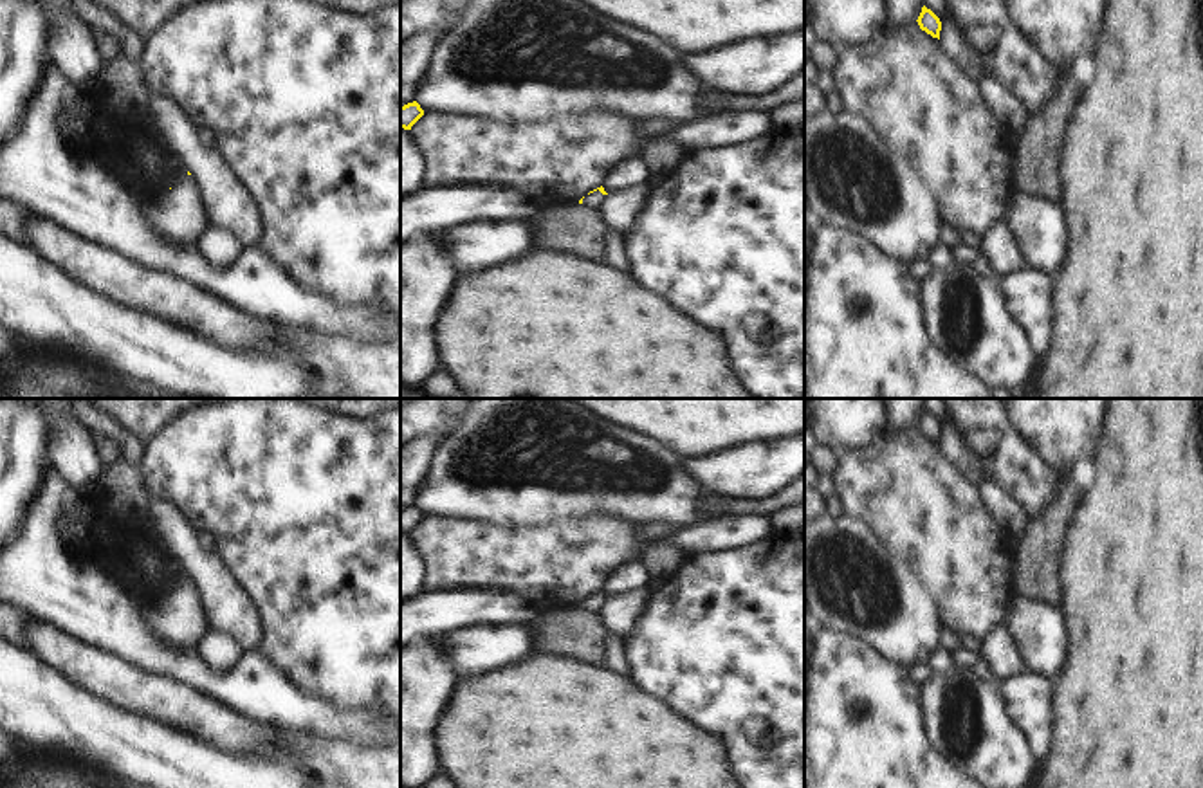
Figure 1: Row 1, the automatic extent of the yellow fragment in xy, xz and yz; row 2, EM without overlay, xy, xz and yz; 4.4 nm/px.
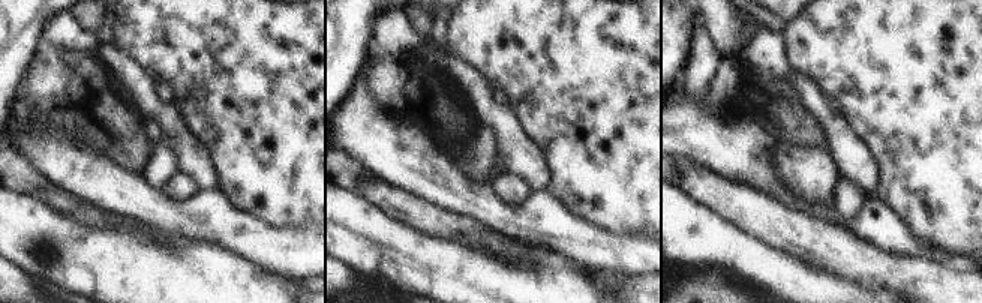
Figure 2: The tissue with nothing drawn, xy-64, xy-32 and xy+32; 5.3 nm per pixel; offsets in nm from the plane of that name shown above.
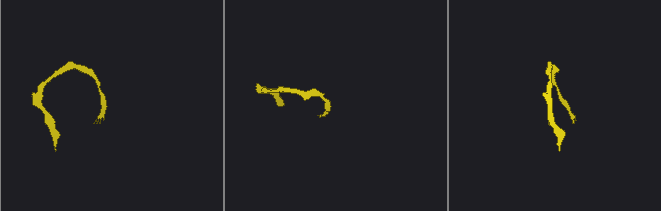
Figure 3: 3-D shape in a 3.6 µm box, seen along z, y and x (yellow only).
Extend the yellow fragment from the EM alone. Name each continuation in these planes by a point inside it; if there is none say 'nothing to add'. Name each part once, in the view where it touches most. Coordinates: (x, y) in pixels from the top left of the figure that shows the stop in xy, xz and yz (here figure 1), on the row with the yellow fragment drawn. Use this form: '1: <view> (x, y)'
1: xz (596, 199).

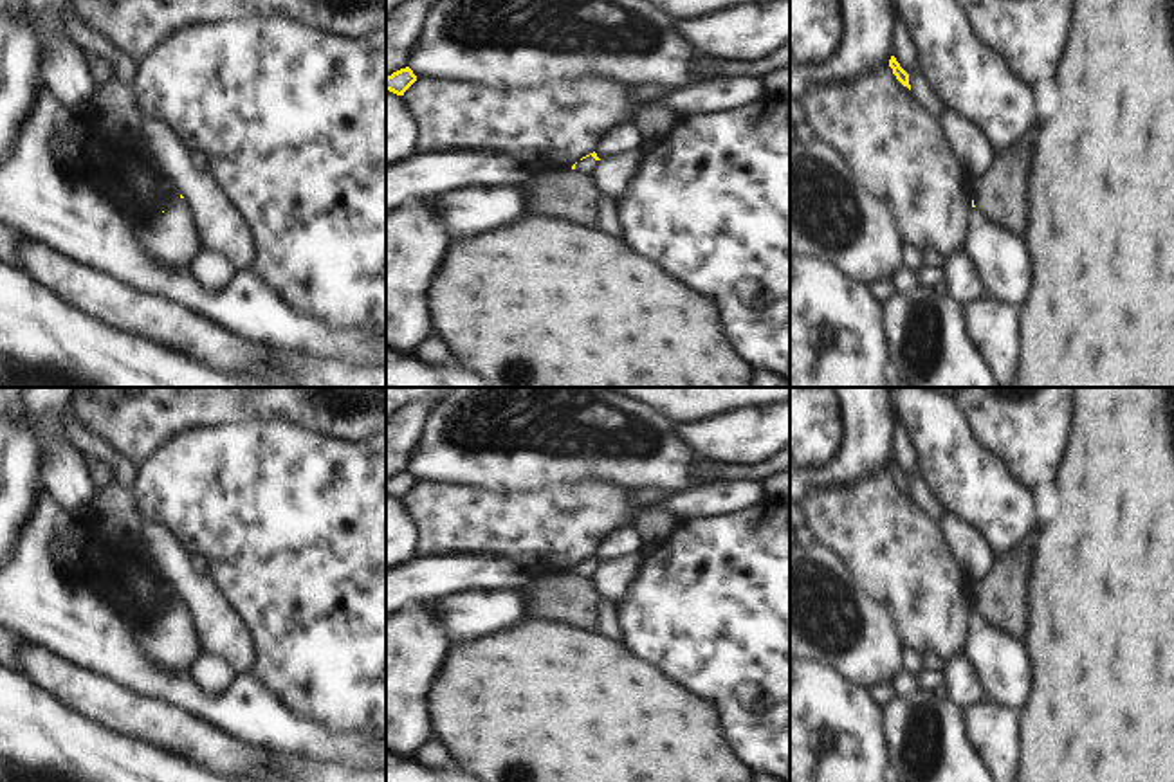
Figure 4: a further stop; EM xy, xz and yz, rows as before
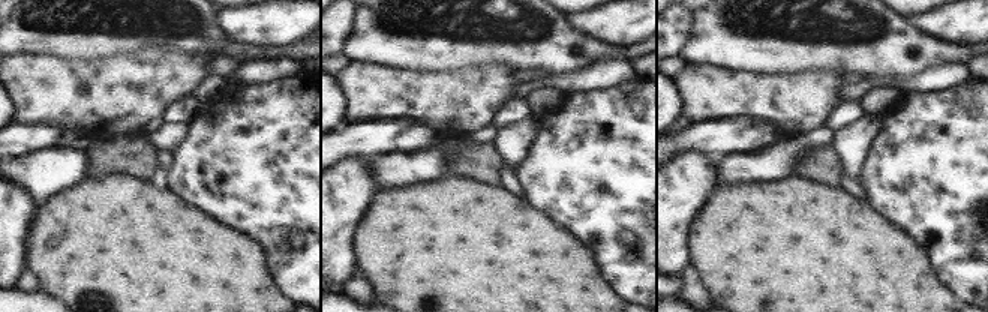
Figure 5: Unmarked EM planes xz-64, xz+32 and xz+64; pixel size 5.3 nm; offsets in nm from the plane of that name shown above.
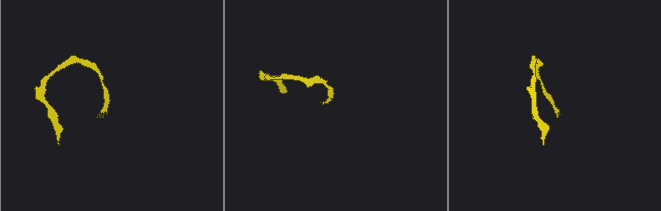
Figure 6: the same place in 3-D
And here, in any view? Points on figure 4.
1: xz (588, 164).

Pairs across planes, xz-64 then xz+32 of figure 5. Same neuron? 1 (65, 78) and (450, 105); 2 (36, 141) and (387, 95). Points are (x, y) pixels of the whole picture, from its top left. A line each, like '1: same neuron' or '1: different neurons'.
1: same neuron
2: different neurons

